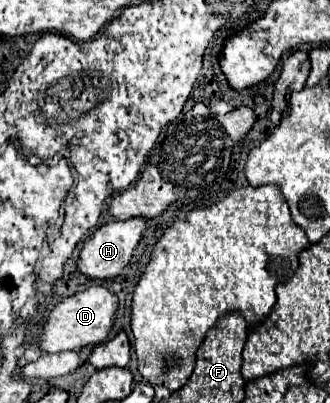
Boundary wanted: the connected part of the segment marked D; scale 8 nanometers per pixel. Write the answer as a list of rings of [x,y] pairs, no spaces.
[[[90,286],[66,300],[62,300],[48,316],[46,326],[40,330],[40,348],[42,352],[64,352],[64,350],[80,350],[84,346],[102,344],[114,324],[114,316],[118,310],[118,296],[110,292],[106,286]]]

